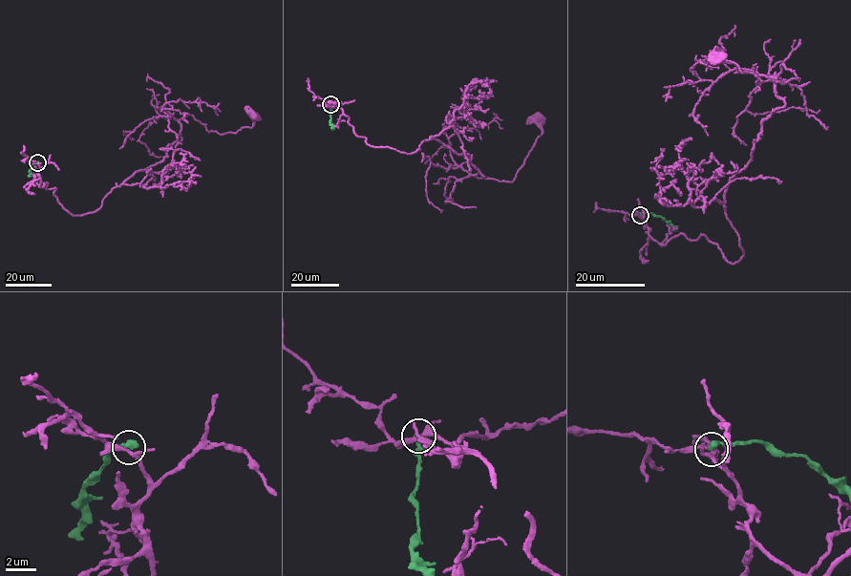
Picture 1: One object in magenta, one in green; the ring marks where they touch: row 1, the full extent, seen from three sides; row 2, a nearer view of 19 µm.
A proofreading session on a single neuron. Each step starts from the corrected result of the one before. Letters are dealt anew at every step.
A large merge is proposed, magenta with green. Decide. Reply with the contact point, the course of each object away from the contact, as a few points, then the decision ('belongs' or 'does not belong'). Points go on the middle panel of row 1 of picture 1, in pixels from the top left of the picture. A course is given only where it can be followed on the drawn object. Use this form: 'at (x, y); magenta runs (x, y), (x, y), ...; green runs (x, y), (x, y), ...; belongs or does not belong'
at (330, 104); magenta runs (330, 104), (368, 144), (411, 154), (435, 138), (469, 156), (478, 178), (508, 182), (542, 134), (537, 117); green runs (330, 104), (330, 124), (334, 129); does not belong

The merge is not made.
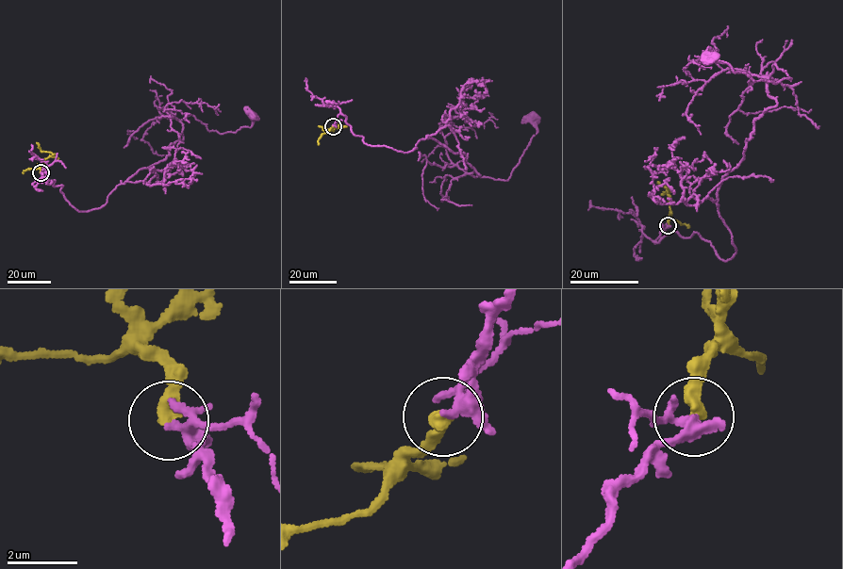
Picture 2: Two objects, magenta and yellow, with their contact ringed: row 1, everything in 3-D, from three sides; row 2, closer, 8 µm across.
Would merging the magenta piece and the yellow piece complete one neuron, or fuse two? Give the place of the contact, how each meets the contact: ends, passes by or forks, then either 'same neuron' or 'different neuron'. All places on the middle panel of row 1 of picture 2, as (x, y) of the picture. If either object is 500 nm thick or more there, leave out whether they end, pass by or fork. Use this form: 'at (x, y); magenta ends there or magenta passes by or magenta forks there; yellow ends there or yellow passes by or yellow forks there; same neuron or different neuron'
at (333, 126); magenta forks there; yellow ends there; same neuron

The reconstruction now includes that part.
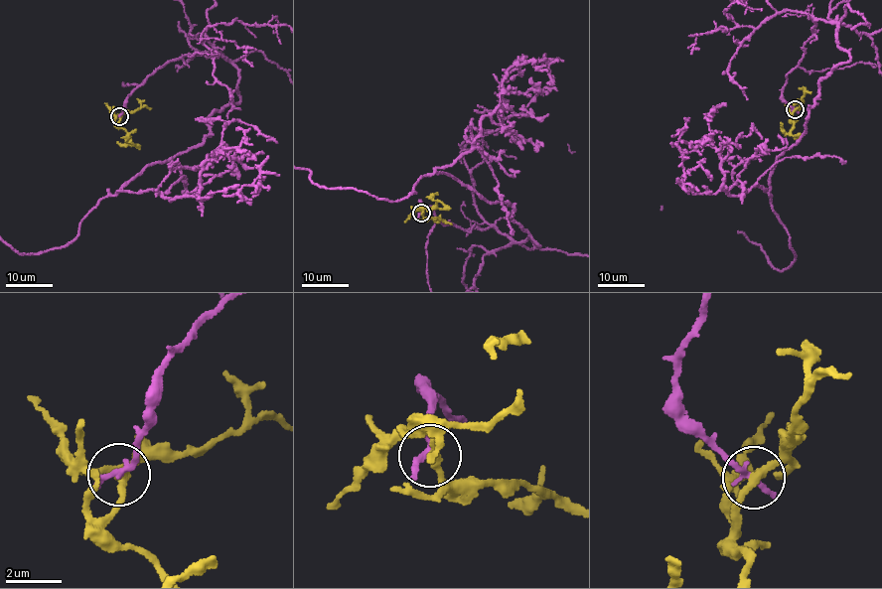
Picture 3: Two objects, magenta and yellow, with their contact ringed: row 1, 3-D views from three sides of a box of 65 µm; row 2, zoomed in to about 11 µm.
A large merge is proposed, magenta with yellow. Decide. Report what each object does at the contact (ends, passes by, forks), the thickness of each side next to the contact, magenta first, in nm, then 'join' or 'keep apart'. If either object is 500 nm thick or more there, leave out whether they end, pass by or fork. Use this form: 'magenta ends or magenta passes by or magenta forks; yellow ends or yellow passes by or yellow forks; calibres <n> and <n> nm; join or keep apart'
magenta passes by; yellow passes by; calibres 200 and 280 nm; keep apart

